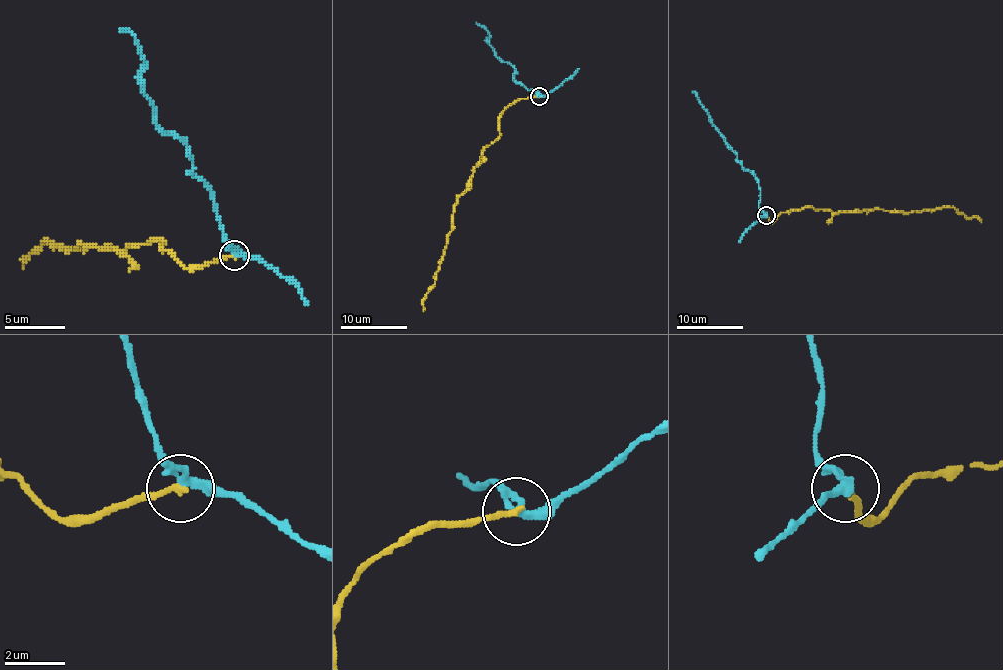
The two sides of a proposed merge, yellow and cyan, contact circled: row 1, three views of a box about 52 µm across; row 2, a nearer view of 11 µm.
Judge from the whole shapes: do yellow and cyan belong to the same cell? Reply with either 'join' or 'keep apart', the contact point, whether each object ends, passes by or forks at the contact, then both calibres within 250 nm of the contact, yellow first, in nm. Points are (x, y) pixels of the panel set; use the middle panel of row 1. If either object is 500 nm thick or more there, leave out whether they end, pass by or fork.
keep apart; place (539, 96); yellow ends; cyan passes by; calibres 200 and 280 nm

